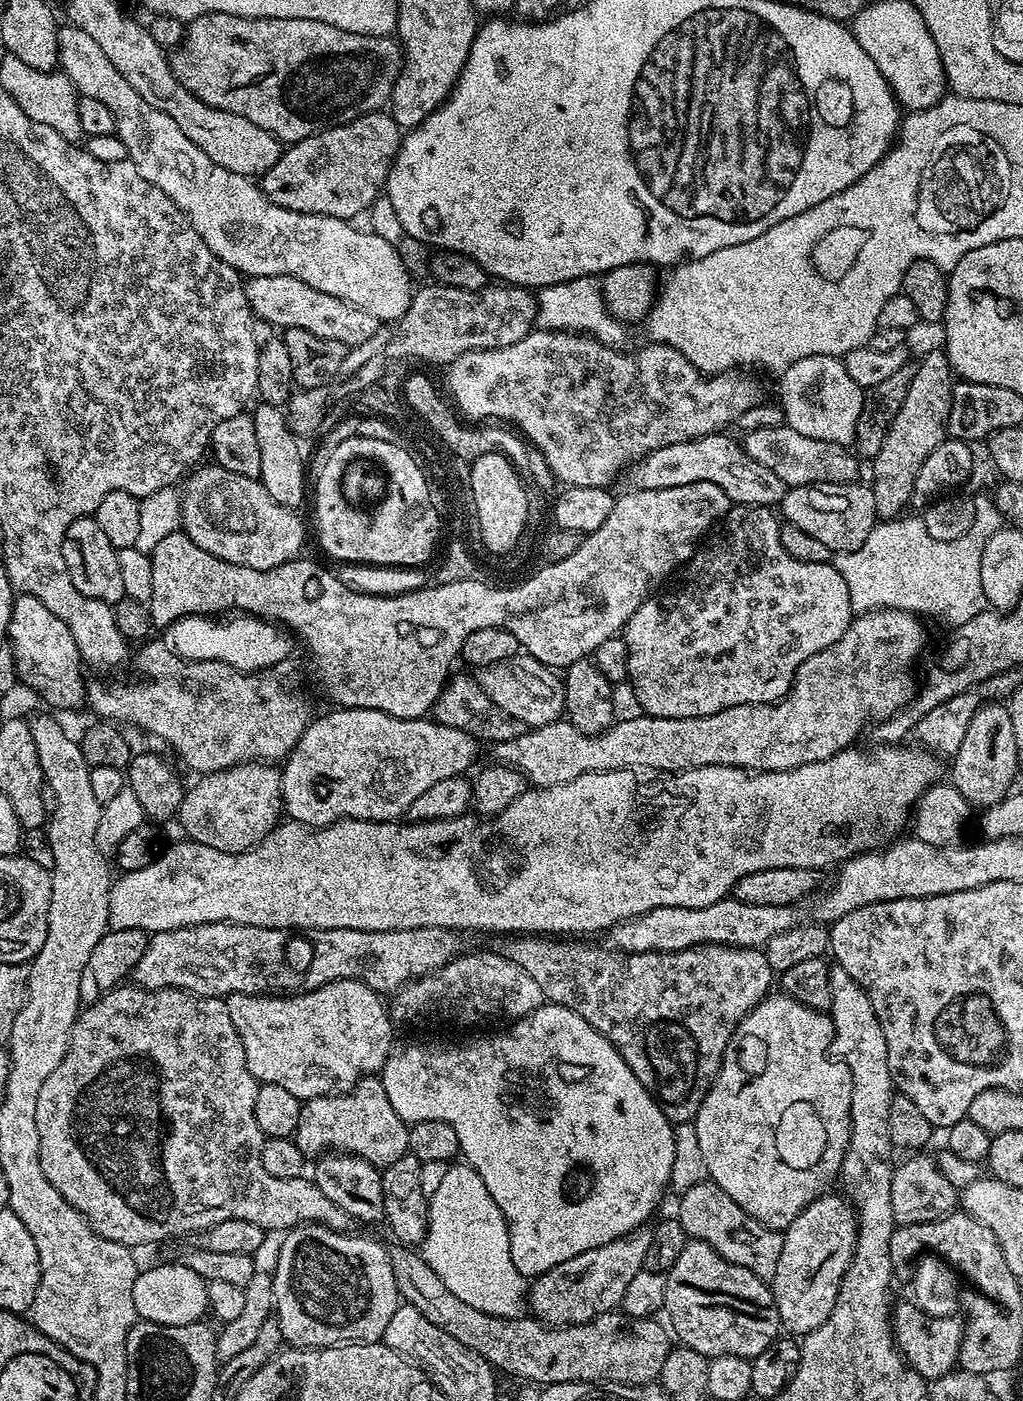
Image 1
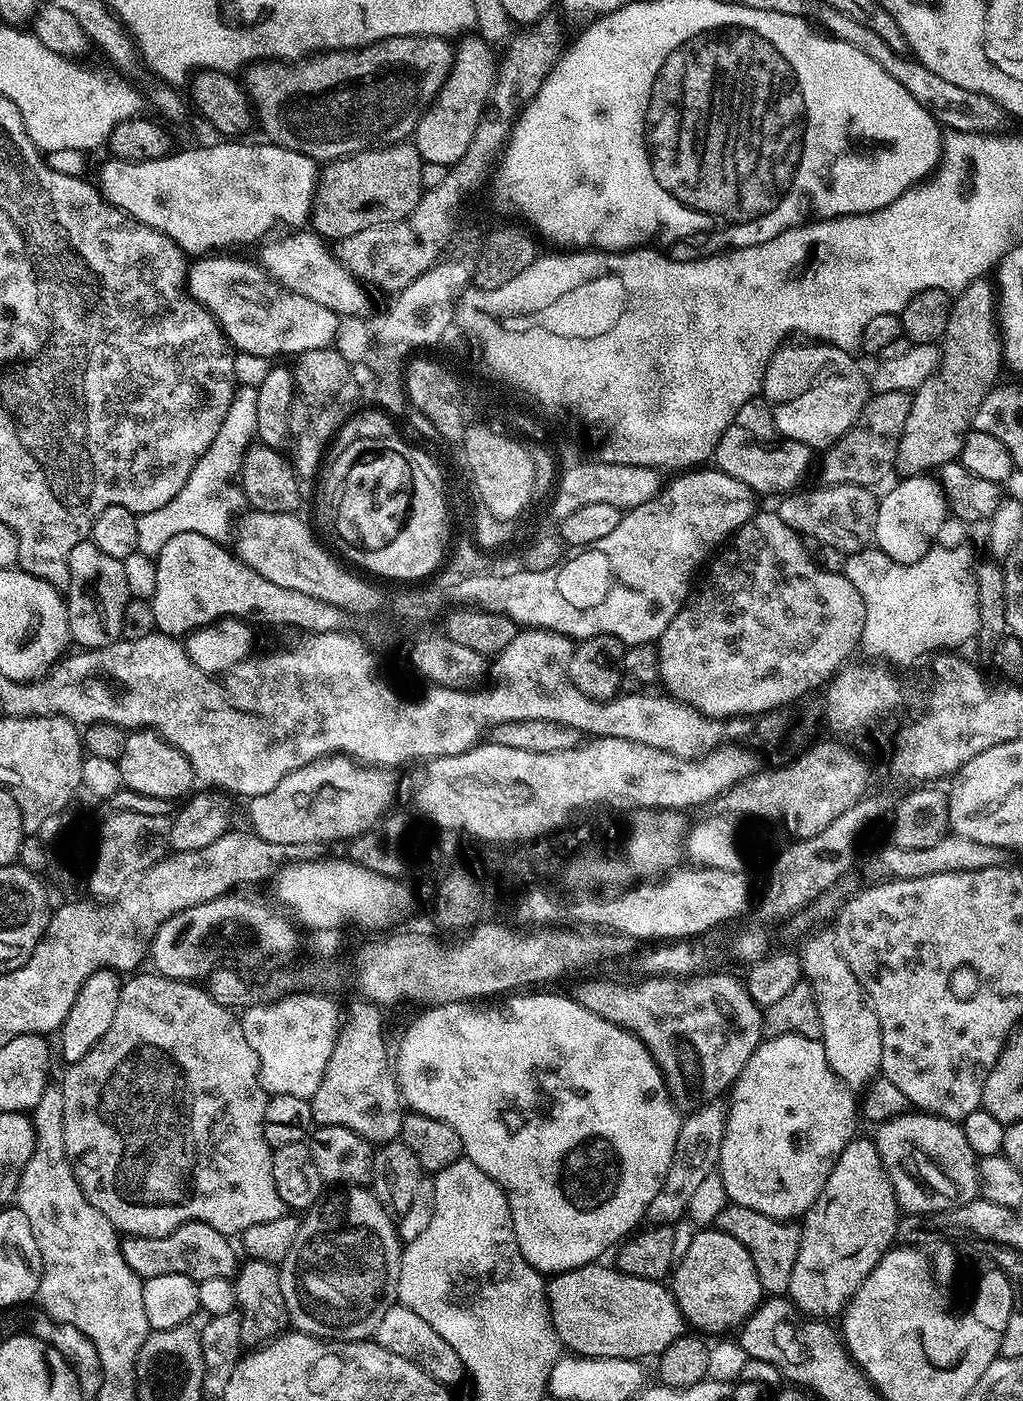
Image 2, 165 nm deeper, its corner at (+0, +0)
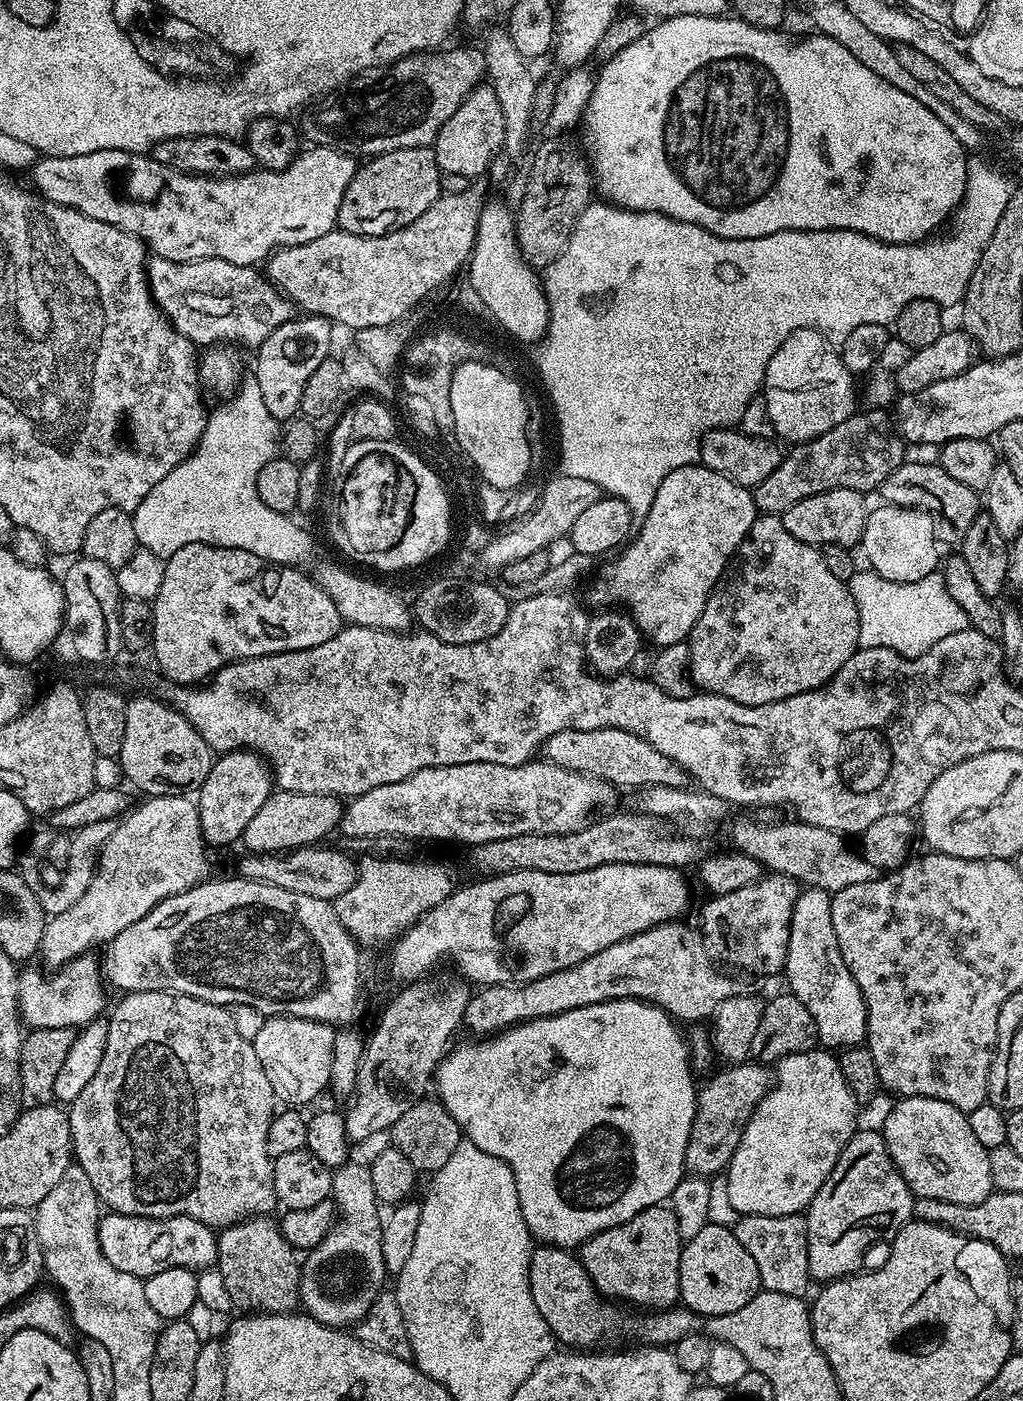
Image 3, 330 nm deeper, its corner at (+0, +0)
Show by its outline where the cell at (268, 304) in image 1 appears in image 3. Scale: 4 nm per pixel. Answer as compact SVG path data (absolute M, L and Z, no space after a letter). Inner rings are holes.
M153 255L147 261L146 271L148 273L148 290L152 293L152 300L156 303L156 307L164 317L168 319L174 331L185 336L187 340L191 340L197 346L241 346L245 344L249 350L259 348L262 342L266 342L266 338L270 338L270 334L278 326L282 326L287 320L293 319L294 305L287 296L282 295L272 283L263 275L256 273L255 267L246 264L231 264L225 260L191 260L190 262L170 262L166 258L158 255Z

